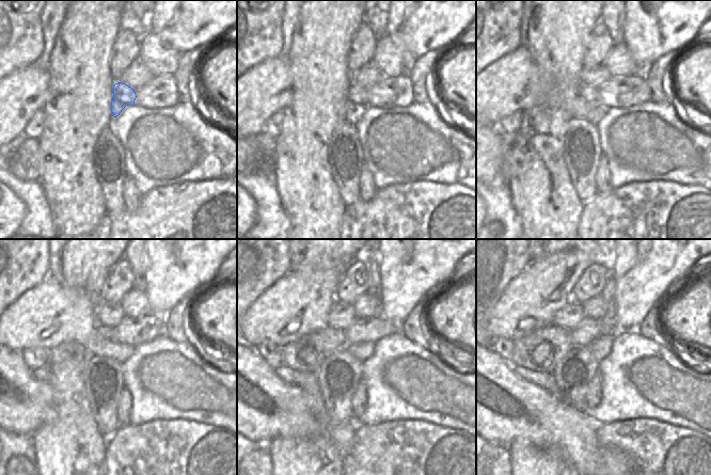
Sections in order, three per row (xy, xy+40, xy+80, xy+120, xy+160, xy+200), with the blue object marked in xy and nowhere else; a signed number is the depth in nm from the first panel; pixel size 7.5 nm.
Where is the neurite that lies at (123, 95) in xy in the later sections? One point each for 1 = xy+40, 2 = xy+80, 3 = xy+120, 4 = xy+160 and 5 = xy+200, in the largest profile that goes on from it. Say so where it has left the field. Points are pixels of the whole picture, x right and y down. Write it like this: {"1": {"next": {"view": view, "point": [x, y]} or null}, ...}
{"1": {"next": {"view": "xy+40", "point": [357, 94]}}, "2": {"next": {"view": "xy+80", "point": [585, 105]}}, "3": {"next": {"view": "xy+120", "point": [99, 344]}}, "4": {"next": {"view": "xy+160", "point": [306, 354]}}, "5": {"next": {"view": "xy+200", "point": [541, 350]}}}

